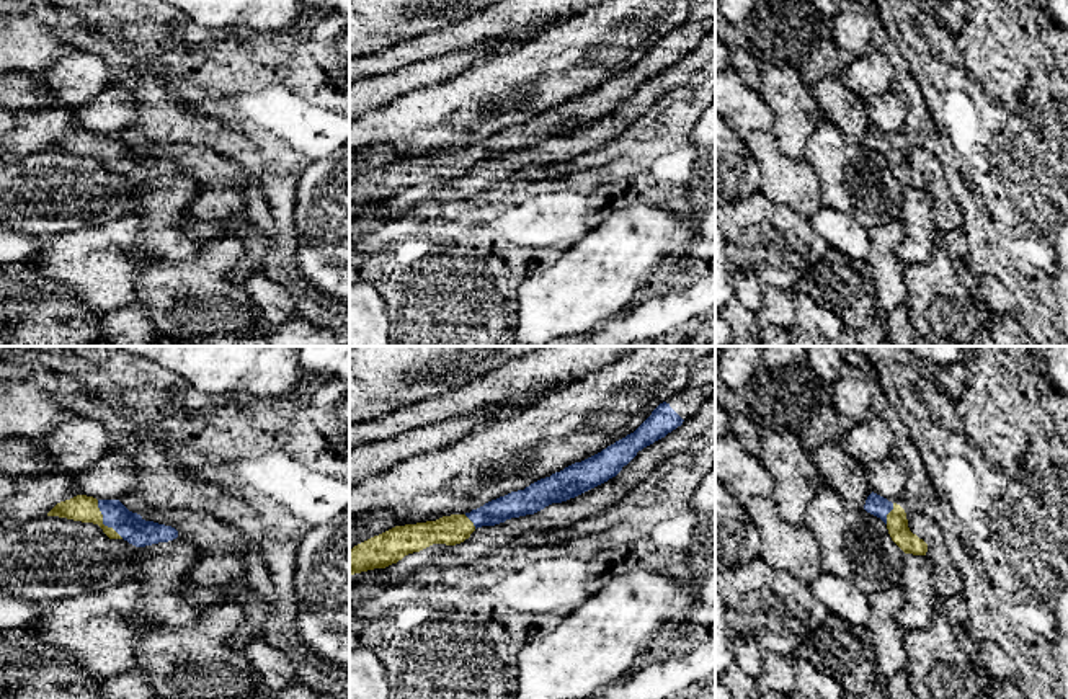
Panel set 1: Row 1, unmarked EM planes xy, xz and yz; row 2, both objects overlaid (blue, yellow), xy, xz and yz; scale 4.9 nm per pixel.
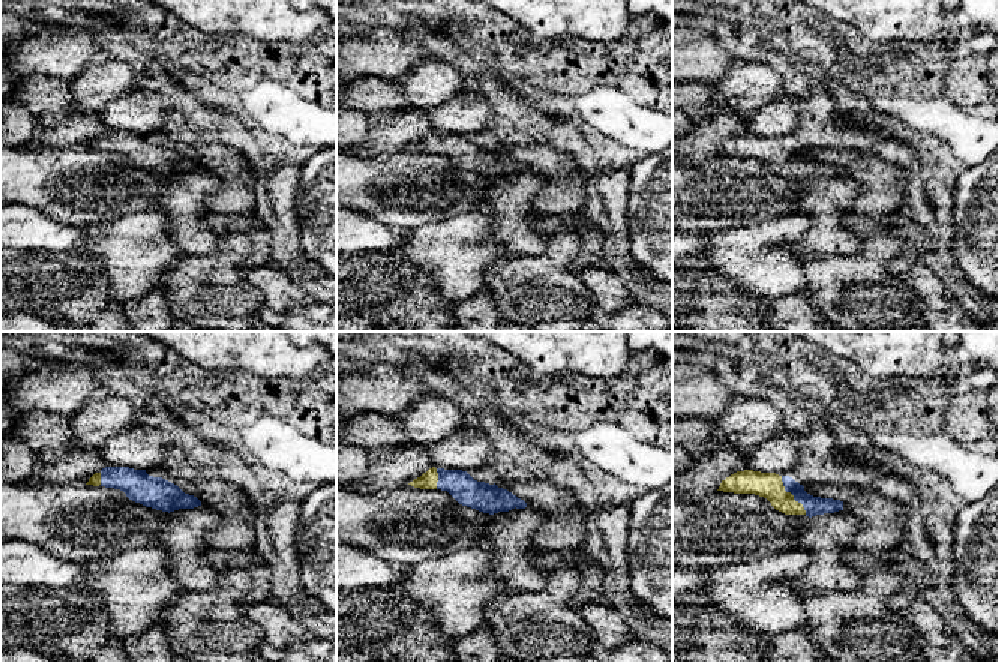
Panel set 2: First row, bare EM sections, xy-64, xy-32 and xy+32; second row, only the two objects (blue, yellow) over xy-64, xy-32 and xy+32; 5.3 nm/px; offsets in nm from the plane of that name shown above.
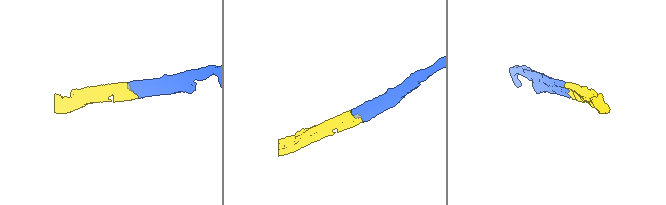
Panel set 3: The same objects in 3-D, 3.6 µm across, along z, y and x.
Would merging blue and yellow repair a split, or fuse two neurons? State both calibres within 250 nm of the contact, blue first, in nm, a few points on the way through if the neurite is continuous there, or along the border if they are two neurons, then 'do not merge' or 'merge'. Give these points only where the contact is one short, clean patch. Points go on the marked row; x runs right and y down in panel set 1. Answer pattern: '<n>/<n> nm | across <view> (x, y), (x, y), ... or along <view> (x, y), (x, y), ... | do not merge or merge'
140/130 nm | across xy (131, 526), (103, 521), (92, 510), (84, 508) | merge

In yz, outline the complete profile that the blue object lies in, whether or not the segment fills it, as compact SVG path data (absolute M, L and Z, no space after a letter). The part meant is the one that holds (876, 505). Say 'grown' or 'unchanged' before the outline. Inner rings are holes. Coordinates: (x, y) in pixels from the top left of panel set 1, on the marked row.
grown; M872 492L866 500L864 510L887 524L892 541L905 554L926 555L928 544L910 531L906 513L900 505Z

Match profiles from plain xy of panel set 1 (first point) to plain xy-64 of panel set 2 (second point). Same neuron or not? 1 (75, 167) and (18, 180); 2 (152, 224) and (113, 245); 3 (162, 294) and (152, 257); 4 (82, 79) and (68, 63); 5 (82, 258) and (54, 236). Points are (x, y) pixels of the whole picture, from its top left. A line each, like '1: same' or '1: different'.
1: same
2: different
3: different
4: different
5: different

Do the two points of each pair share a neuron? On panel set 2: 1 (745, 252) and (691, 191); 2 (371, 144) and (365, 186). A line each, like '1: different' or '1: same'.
1: different
2: different

